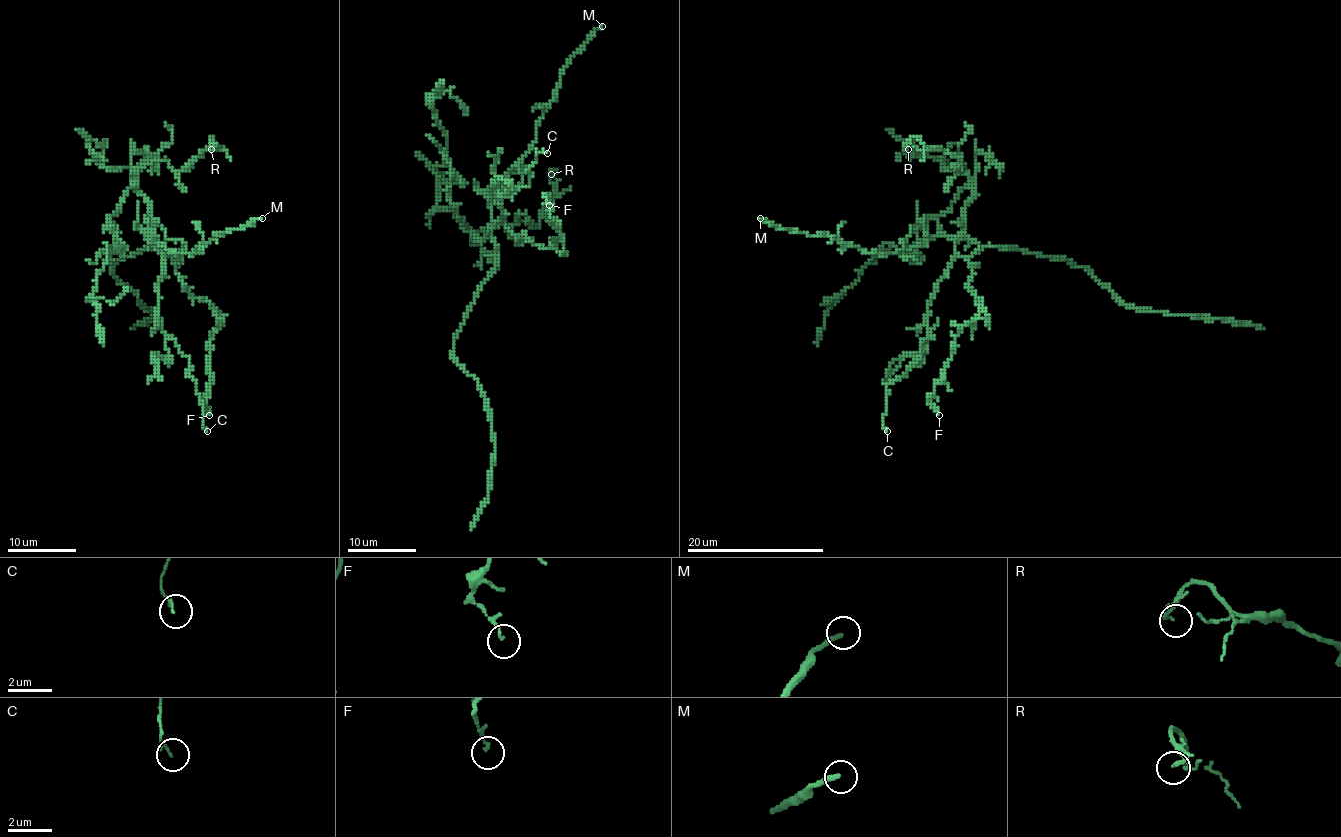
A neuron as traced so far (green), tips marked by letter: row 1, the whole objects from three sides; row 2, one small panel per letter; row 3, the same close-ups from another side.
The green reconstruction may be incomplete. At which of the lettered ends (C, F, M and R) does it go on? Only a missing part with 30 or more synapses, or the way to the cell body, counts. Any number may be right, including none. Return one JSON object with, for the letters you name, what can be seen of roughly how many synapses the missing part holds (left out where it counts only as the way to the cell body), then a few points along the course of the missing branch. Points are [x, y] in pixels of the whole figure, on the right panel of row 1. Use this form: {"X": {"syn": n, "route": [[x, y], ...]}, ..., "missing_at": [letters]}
{"missing_at": ["M"]}

